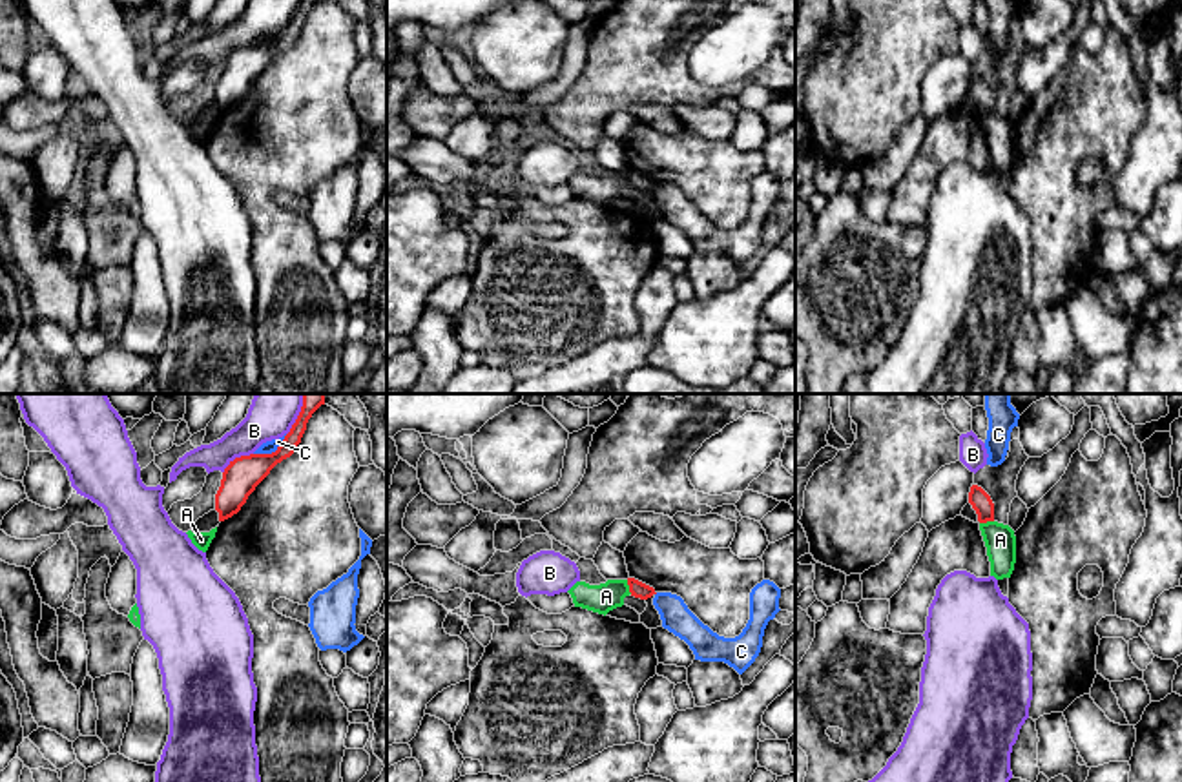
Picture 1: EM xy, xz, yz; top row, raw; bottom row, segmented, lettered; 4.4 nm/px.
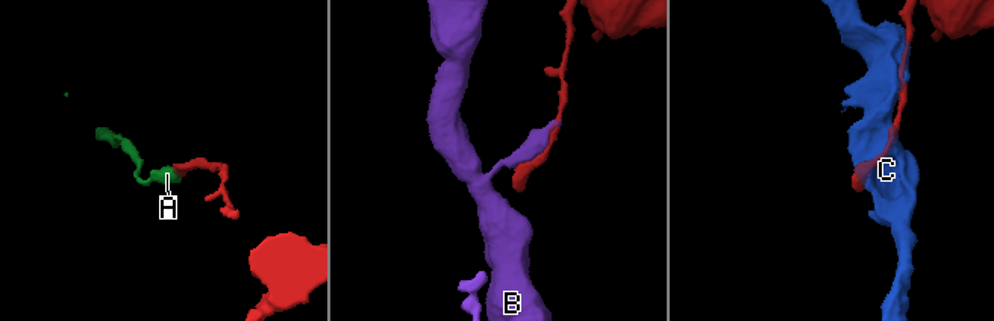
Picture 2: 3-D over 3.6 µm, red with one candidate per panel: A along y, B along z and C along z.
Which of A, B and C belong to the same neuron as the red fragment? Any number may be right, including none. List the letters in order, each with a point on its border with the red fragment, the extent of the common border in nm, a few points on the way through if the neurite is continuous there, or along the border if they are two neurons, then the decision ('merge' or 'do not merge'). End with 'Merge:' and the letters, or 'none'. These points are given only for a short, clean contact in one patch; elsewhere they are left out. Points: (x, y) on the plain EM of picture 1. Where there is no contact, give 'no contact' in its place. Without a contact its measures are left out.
A: meets red in xz at (630, 179); contact 70 nm long; border along xz (626, 172), (632, 185); do not merge
B: meets red in xy at (236, 50); contact 160 nm long; do not merge
C: meets red in xy at (272, 44); contact 180 nm long; do not merge
Merge: none

